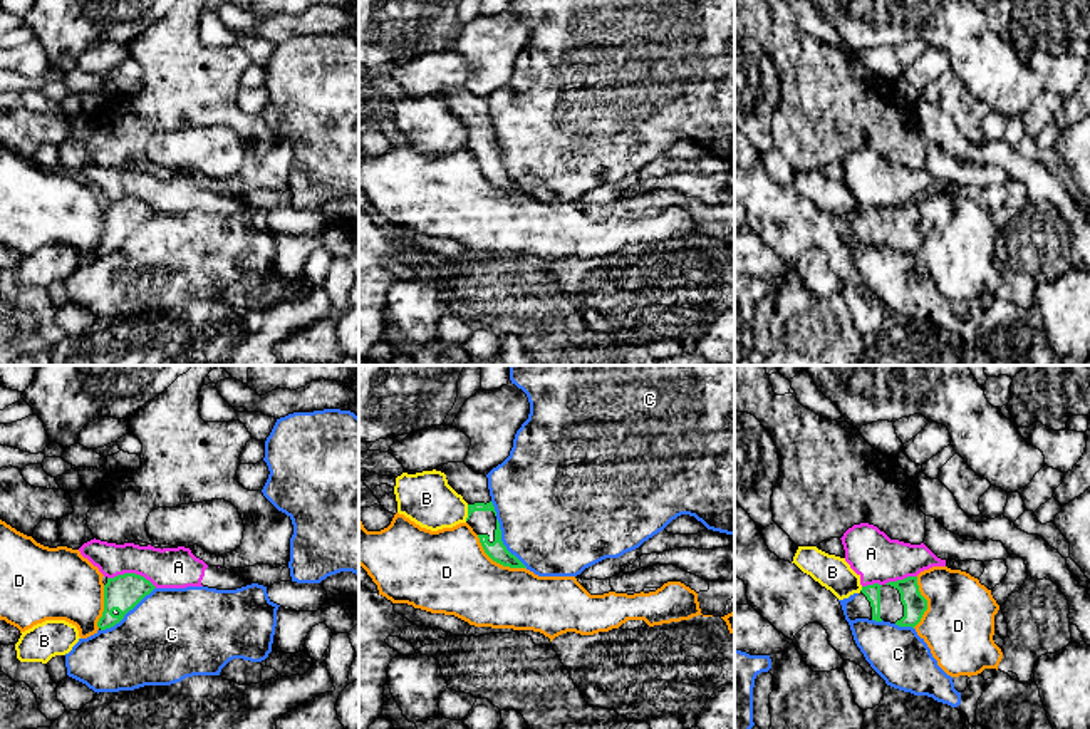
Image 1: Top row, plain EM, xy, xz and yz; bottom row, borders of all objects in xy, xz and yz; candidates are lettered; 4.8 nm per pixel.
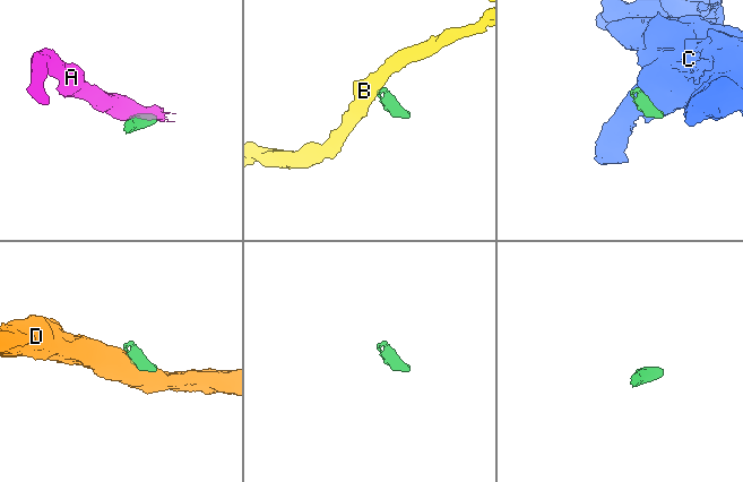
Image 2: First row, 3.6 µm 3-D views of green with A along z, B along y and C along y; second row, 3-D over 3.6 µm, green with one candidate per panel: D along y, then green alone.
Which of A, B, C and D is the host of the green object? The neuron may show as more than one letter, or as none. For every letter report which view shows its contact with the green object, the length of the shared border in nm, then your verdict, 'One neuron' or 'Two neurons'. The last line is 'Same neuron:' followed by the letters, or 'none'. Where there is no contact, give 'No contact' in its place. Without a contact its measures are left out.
A: Touches green in xy. Shared border 240 nm. Two neurons
B: Touches green in xz. Shared border 80 nm. Two neurons
C: Touches green in xy. Shared border 340 nm. Two neurons
D: Touches green in xz. Shared border 280 nm. Two neurons
Same neuron: none

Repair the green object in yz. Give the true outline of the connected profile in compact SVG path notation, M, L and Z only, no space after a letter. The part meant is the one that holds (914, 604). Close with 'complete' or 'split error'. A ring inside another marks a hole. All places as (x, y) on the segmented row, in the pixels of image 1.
M917 576L862 587L860 593L847 603L850 620L884 620L912 628L921 622L926 610L927 600L919 592Z; split error

